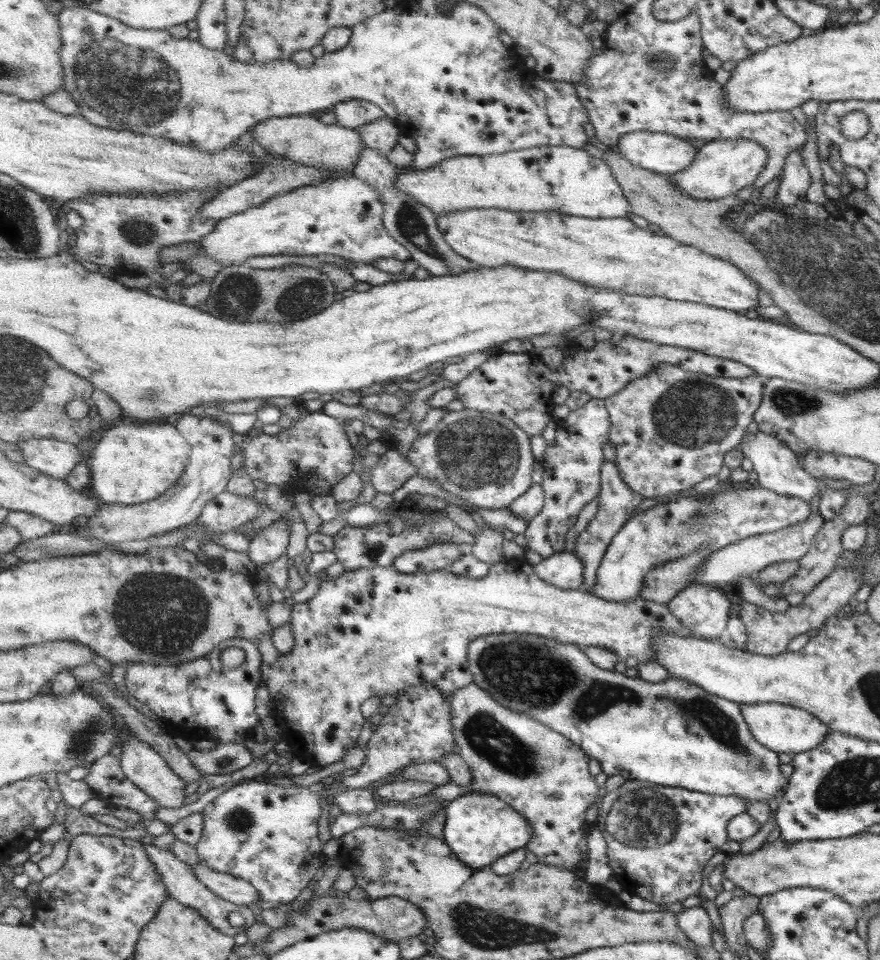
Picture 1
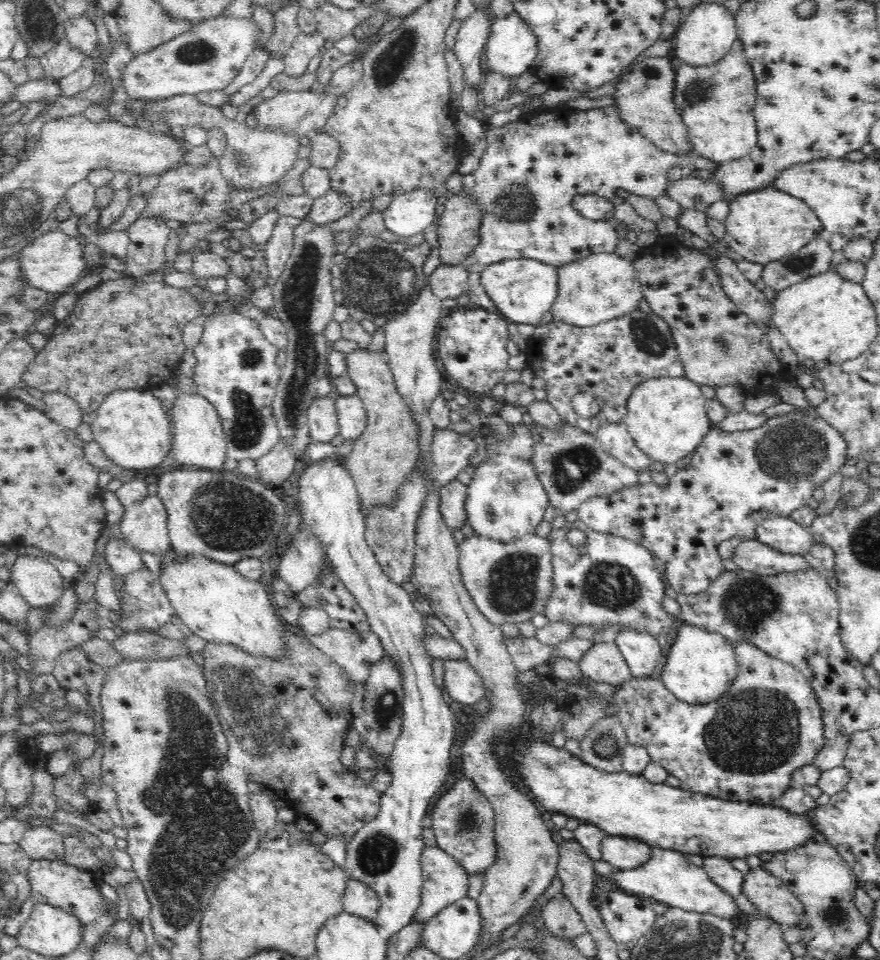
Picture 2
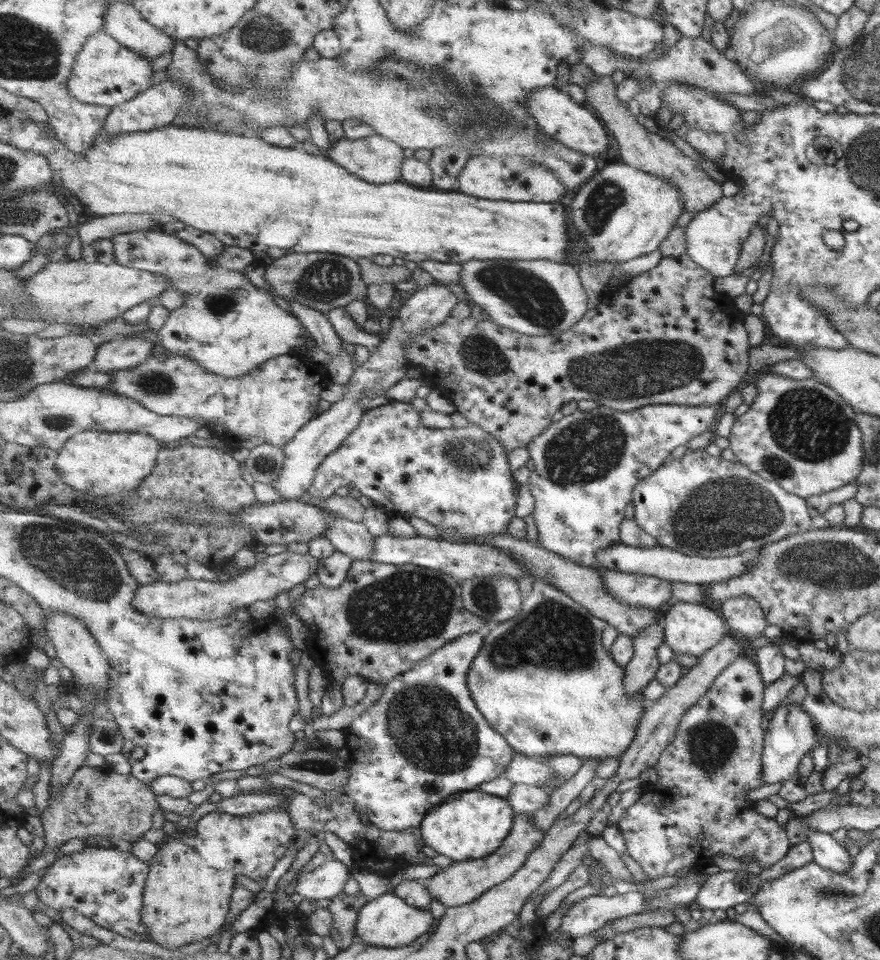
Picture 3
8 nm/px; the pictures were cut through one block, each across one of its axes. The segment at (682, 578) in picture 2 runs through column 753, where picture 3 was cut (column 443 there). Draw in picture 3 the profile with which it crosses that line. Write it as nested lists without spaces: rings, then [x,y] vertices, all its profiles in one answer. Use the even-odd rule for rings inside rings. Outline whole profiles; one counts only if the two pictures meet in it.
[[[389,400],[388,403],[369,409],[364,413],[360,425],[349,435],[349,438],[340,446],[340,449],[329,454],[328,458],[321,464],[320,469],[316,473],[316,481],[307,492],[317,501],[319,499],[332,498],[337,488],[346,487],[352,490],[354,494],[362,494],[368,497],[374,506],[383,508],[389,517],[417,517],[436,527],[440,532],[441,538],[449,542],[479,543],[479,540],[485,540],[488,537],[509,534],[509,526],[516,518],[515,505],[517,504],[517,498],[515,498],[515,492],[513,492],[513,482],[515,480],[513,472],[511,473],[511,468],[509,468],[509,460],[507,460],[509,452],[505,451],[504,448],[505,446],[495,436],[485,432],[485,428],[481,428],[479,424],[469,422],[466,427],[443,428],[443,430],[441,428],[427,428],[423,424],[421,413],[415,410],[415,406],[411,406],[407,402]]]

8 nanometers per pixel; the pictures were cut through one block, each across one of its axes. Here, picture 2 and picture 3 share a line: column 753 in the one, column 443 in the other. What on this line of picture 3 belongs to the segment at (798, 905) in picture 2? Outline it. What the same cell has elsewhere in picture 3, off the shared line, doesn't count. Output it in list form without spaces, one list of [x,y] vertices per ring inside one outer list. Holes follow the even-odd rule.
[[[516,813],[512,832],[493,854],[483,860],[454,861],[448,867],[439,868],[439,872],[433,878],[426,880],[431,898],[439,900],[447,907],[466,905],[477,900],[477,897],[485,894],[487,890],[511,878],[525,864],[529,854],[539,849],[545,834],[547,831],[535,823],[532,813]]]

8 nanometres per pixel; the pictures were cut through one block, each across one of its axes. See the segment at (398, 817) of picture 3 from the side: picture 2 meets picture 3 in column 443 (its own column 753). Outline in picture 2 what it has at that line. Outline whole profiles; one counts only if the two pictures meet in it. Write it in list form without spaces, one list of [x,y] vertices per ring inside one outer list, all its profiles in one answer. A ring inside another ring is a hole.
[[[740,641],[734,647],[738,670],[720,698],[700,705],[690,704],[676,698],[661,680],[632,677],[619,685],[611,697],[601,694],[593,699],[578,700],[573,697],[573,705],[565,706],[565,710],[570,710],[569,713],[563,713],[558,706],[567,739],[575,738],[579,742],[598,718],[615,717],[621,720],[628,743],[643,746],[649,752],[651,762],[686,782],[692,792],[723,801],[775,804],[786,790],[794,786],[794,770],[812,765],[825,745],[823,708],[809,679],[801,670],[778,658],[772,658],[754,648],[754,645],[746,644],[746,641]],[[609,705],[617,708],[612,715],[607,715],[605,710]]]

